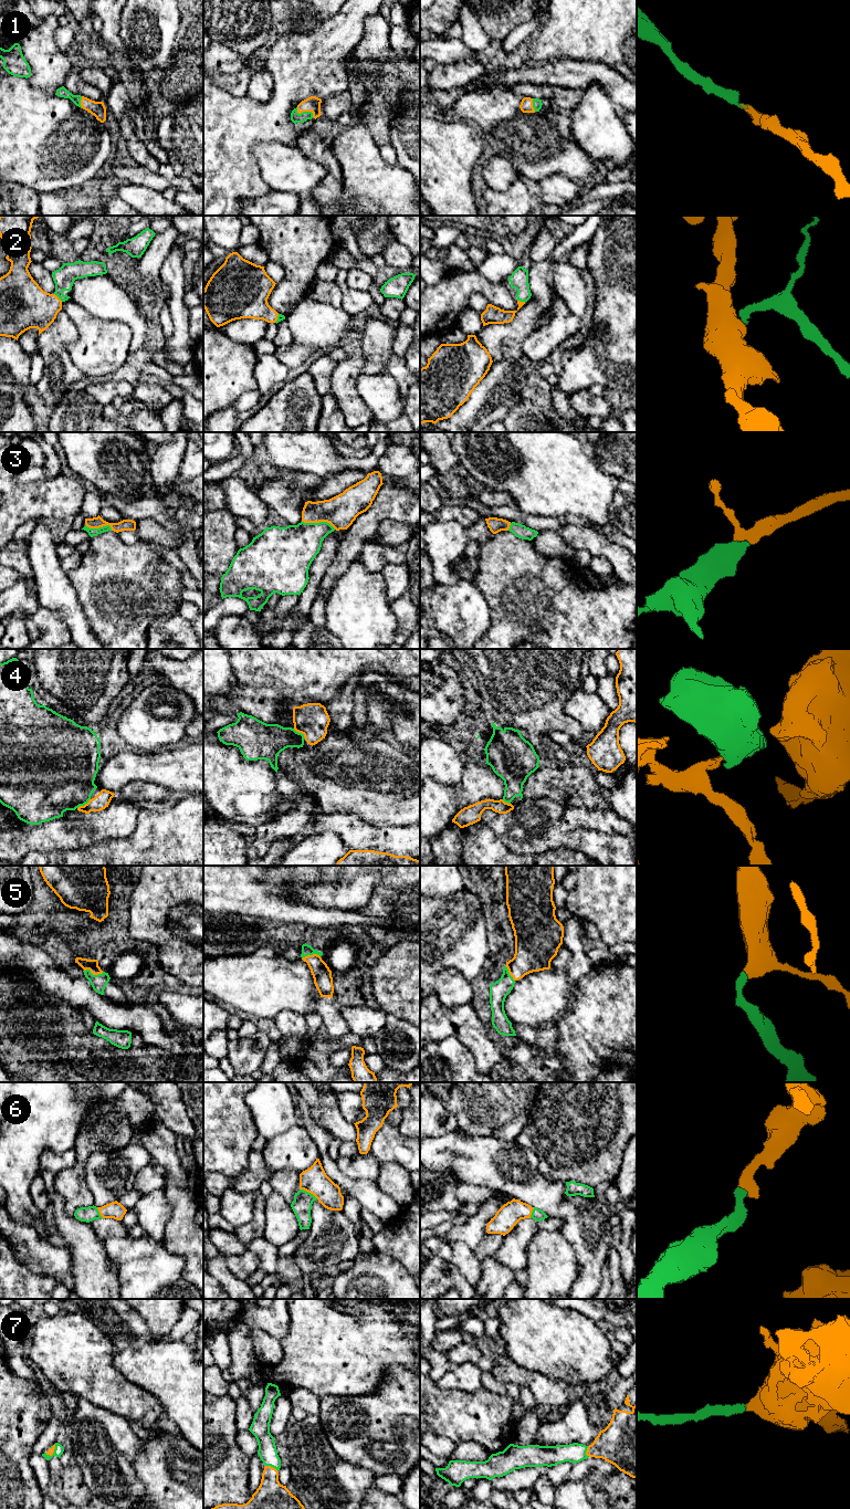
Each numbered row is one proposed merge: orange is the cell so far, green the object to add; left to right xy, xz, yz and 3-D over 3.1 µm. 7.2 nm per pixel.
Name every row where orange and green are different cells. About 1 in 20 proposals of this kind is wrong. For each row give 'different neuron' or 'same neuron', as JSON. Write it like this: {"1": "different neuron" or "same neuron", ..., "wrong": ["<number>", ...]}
{"1": "same neuron", "2": "same neuron", "3": "same neuron", "4": "same neuron", "5": "same neuron", "6": "same neuron", "7": "same neuron", "wrong": []}

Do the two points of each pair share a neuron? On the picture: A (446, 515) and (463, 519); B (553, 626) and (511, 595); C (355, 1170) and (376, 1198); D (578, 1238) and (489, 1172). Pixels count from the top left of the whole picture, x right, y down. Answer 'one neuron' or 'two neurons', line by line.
A: one neuron
B: one neuron
C: two neurons
D: one neuron

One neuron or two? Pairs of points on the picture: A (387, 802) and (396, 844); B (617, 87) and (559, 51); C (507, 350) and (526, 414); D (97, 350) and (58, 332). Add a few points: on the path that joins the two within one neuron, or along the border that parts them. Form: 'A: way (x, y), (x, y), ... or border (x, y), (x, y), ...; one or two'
A: border (366, 821), (376, 825), (408, 826); two
B: border (597, 61), (551, 59), (546, 62); two
C: border (520, 397), (503, 418); two
D: border (67, 316), (77, 337), (66, 352), (76, 366); two

